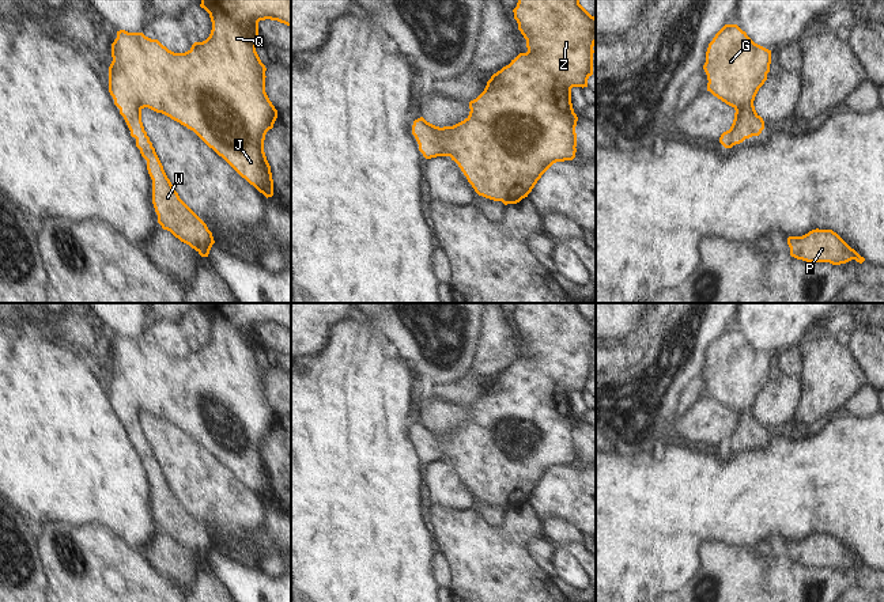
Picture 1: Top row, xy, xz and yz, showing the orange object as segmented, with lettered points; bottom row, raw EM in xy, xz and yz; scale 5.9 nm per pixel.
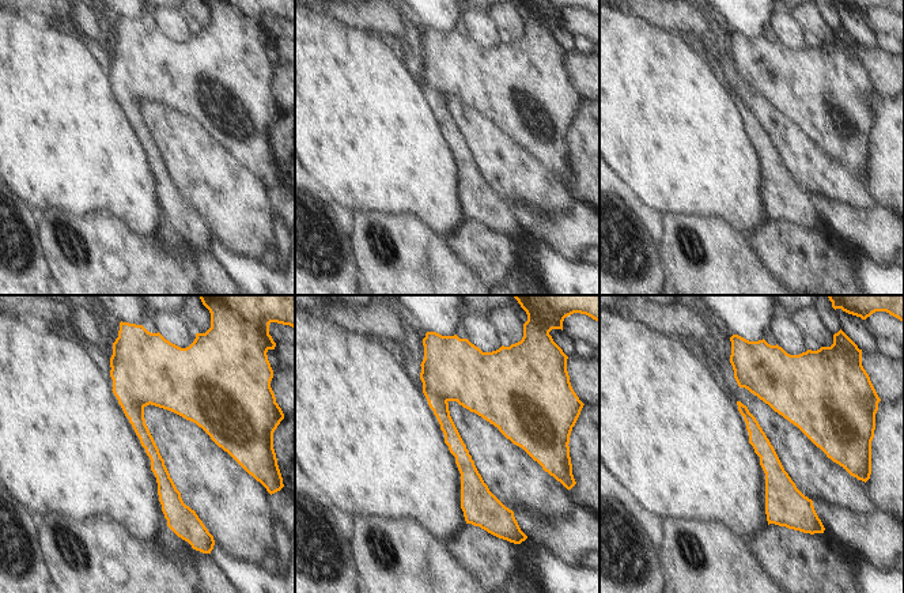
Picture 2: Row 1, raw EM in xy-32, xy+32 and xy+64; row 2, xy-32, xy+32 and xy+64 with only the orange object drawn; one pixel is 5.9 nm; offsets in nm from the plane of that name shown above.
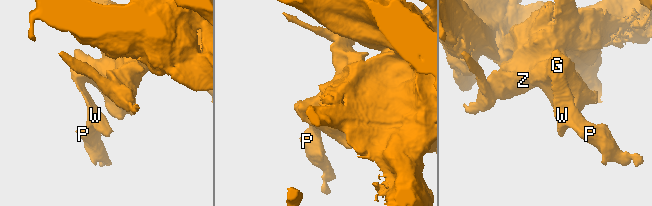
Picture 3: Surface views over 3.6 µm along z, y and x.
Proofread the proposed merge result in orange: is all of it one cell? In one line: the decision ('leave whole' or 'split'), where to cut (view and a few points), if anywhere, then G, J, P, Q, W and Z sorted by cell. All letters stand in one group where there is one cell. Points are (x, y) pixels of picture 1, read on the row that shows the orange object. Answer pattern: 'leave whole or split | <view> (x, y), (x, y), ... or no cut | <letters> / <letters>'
leave whole | no cut | G J P Q W Z

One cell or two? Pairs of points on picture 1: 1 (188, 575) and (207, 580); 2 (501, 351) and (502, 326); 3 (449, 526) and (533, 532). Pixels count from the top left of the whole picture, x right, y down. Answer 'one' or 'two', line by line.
1: two
2: one
3: one

